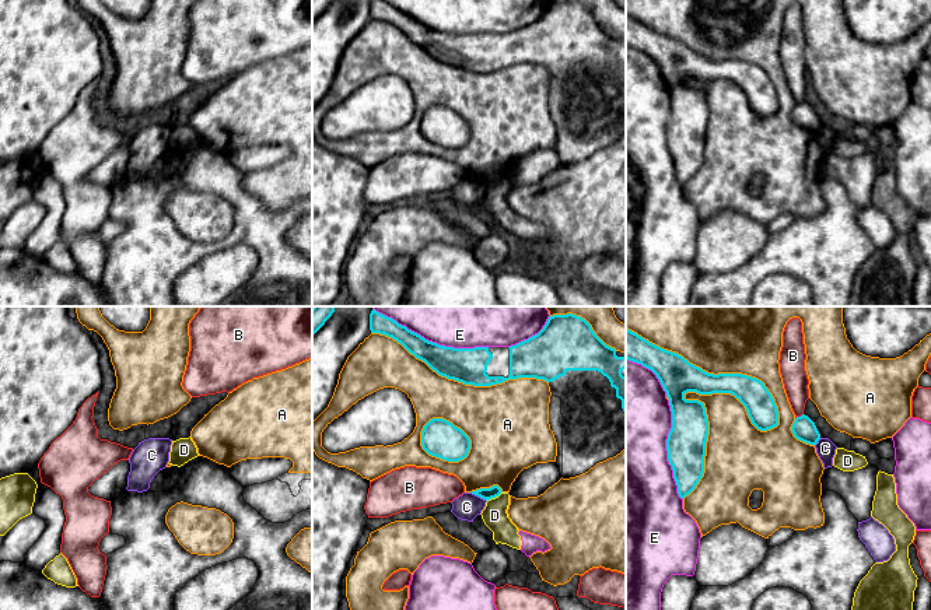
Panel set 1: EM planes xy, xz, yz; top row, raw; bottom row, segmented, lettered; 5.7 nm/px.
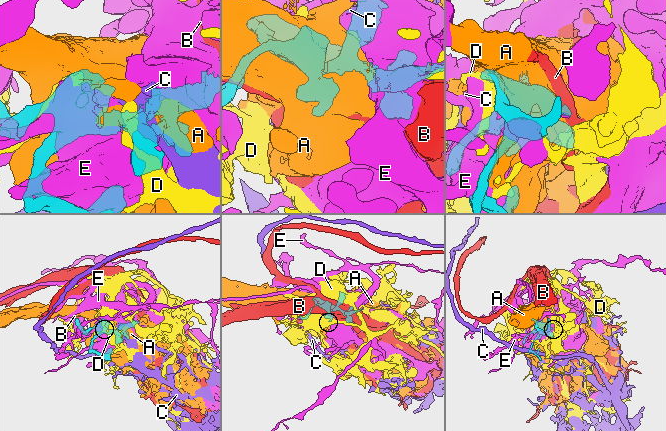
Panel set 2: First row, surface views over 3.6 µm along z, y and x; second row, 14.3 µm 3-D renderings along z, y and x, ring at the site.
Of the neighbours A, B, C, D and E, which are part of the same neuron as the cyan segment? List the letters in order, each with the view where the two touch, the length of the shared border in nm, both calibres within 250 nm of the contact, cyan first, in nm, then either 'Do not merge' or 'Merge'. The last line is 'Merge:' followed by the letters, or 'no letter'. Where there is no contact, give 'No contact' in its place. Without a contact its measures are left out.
A: Touches cyan in yz. Shared border 1050 nm. Thickness 200 nm (cyan) against 360 nm. Do not merge
B: Touches cyan in yz. Shared border 60 nm. Thickness 140 nm (cyan) against 150 nm. Merge
C: Touches cyan in xz. Shared border 110 nm. Thickness 70 nm (cyan) against 160 nm. Do not merge
D: Touches cyan in xz. Shared border 110 nm. Thickness 70 nm (cyan) against 150 nm. Do not merge
E: Touches cyan in xz. Shared border 650 nm. Thickness 200 nm (cyan) against 200 nm. Do not merge
Merge: B

